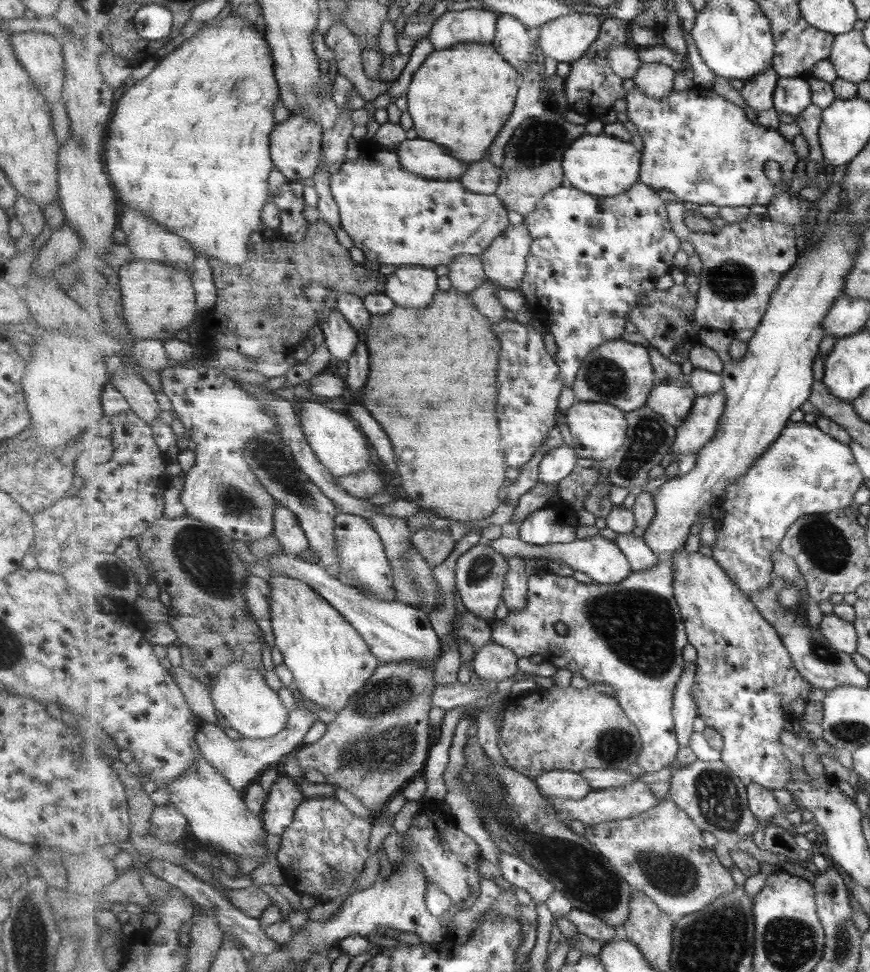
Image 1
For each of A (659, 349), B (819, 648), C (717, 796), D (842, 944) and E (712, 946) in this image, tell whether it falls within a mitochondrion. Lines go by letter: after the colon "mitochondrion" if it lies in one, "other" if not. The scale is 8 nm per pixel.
A: other
B: mitochondrion
C: mitochondrion
D: mitochondrion
E: mitochondrion

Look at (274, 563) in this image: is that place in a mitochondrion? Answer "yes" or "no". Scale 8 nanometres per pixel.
no

